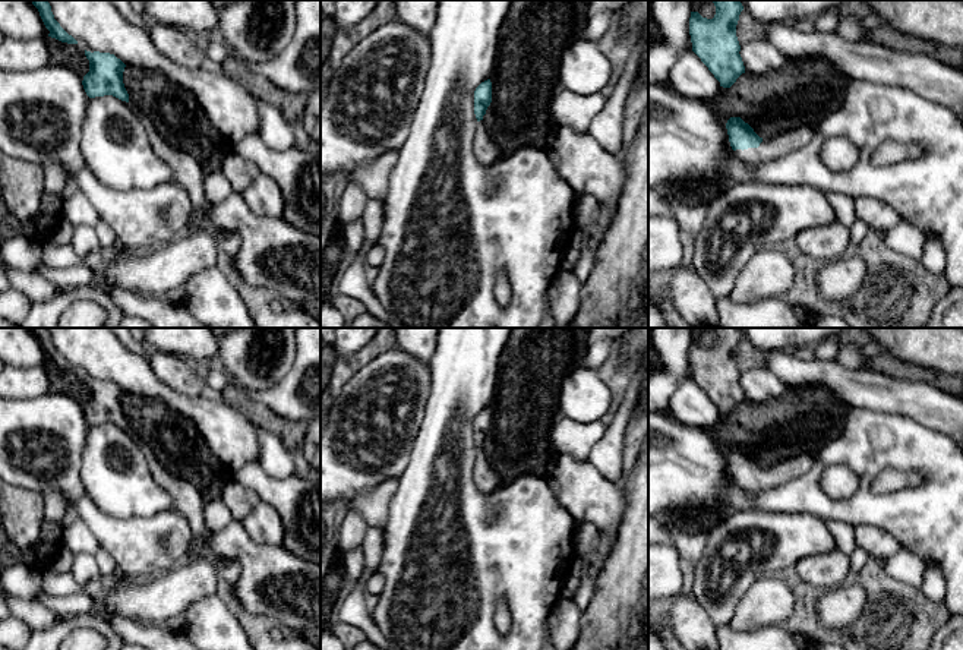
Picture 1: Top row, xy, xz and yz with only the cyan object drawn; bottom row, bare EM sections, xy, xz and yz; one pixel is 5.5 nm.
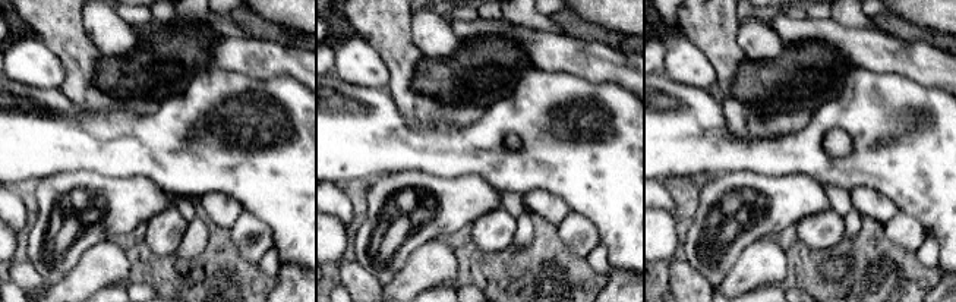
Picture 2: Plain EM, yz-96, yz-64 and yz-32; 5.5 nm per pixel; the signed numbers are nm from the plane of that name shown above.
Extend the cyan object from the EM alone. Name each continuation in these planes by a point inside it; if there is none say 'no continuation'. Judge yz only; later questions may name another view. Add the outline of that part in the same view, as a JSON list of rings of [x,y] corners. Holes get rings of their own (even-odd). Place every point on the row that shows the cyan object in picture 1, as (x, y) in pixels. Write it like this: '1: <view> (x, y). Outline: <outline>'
1: yz (791, 139). Outline: [[[802,124],[762,141],[758,148],[736,149],[735,152],[745,164],[754,167],[802,148],[812,139],[814,130],[815,126]]]

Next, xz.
1: xz (486, 151). Outline: [[[483,120],[476,126],[474,155],[482,164],[493,164],[503,157],[503,151],[496,145]]]

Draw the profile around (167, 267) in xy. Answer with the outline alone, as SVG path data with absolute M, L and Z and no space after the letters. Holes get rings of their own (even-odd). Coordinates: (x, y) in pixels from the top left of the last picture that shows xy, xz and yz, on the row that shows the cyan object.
M203 230L183 233L167 244L140 253L130 253L117 244L107 253L97 275L123 290L162 297L183 287L195 274L217 265L217 244L217 236Z

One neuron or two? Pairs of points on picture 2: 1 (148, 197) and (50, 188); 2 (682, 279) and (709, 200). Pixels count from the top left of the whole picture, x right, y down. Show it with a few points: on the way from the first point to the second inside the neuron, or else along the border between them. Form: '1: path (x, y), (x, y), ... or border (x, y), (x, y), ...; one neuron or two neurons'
1: path (123, 197), (104, 191), (92, 182), (75, 182); one neuron
2: border (684, 258), (713, 286); two neurons

